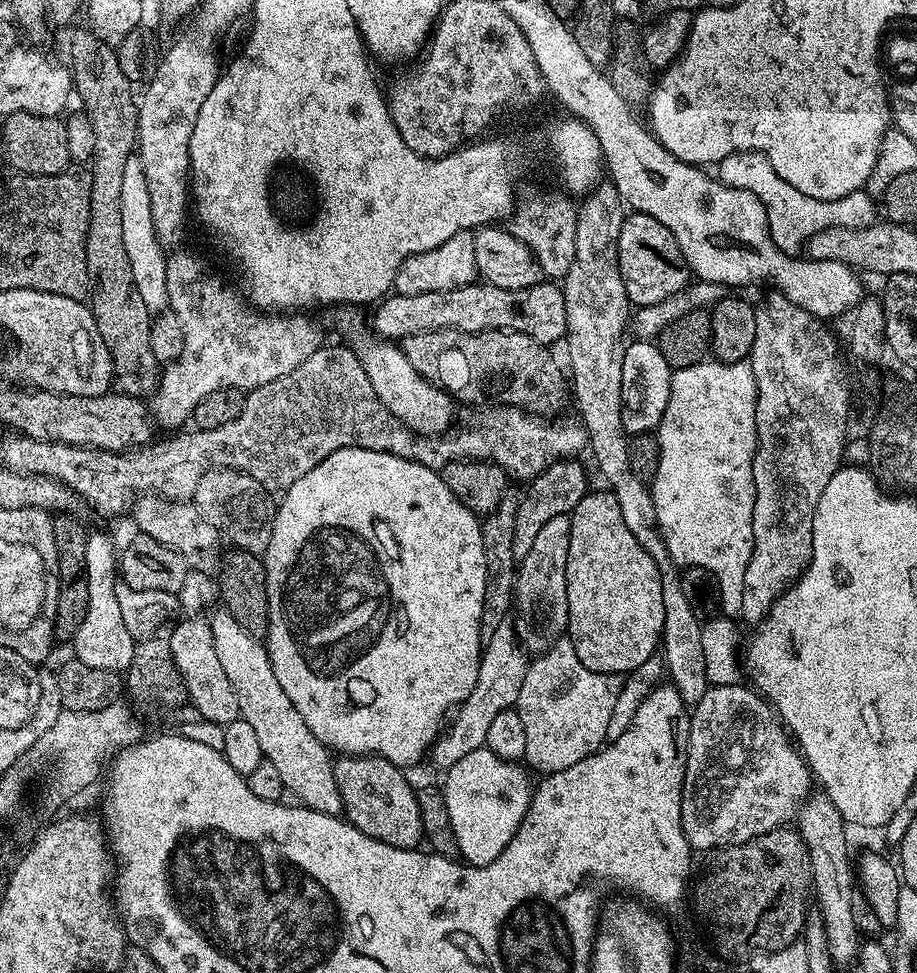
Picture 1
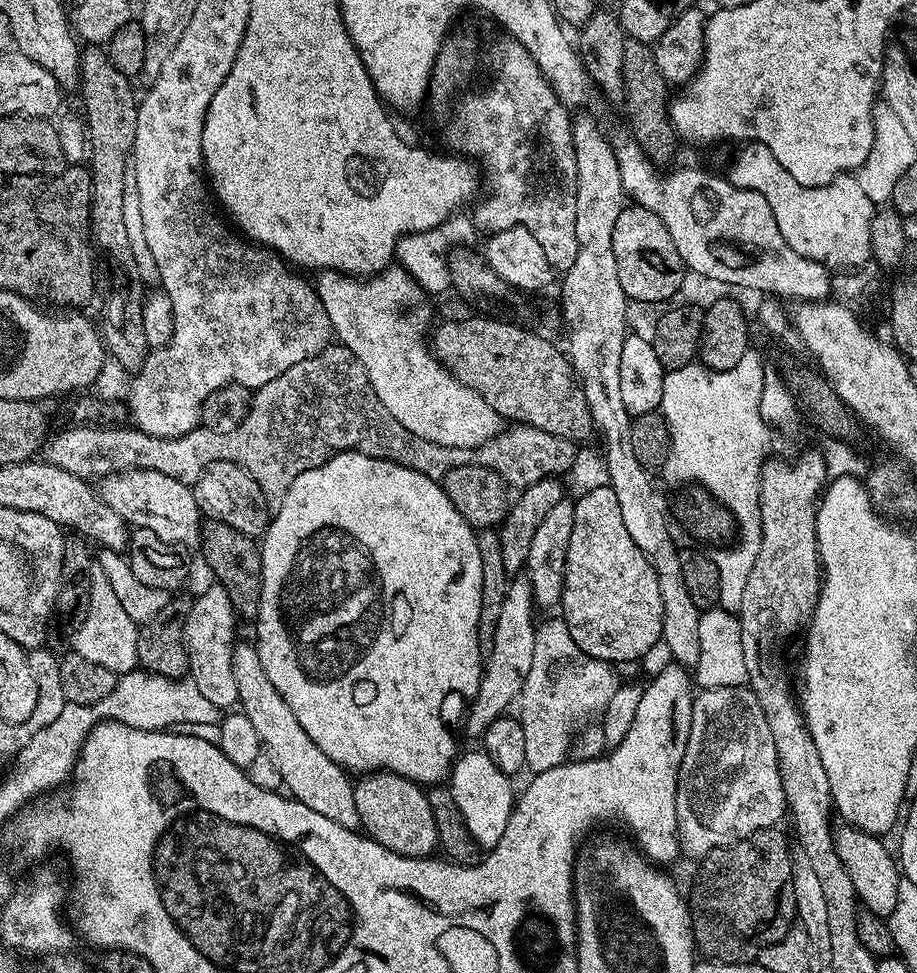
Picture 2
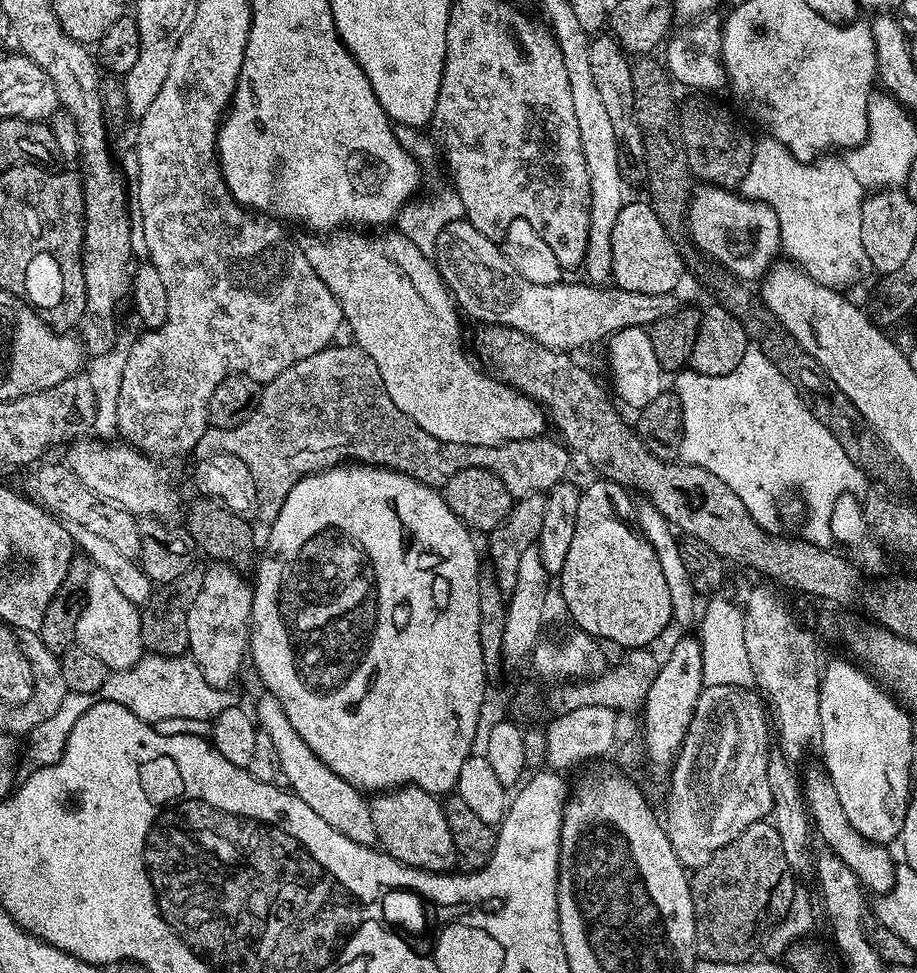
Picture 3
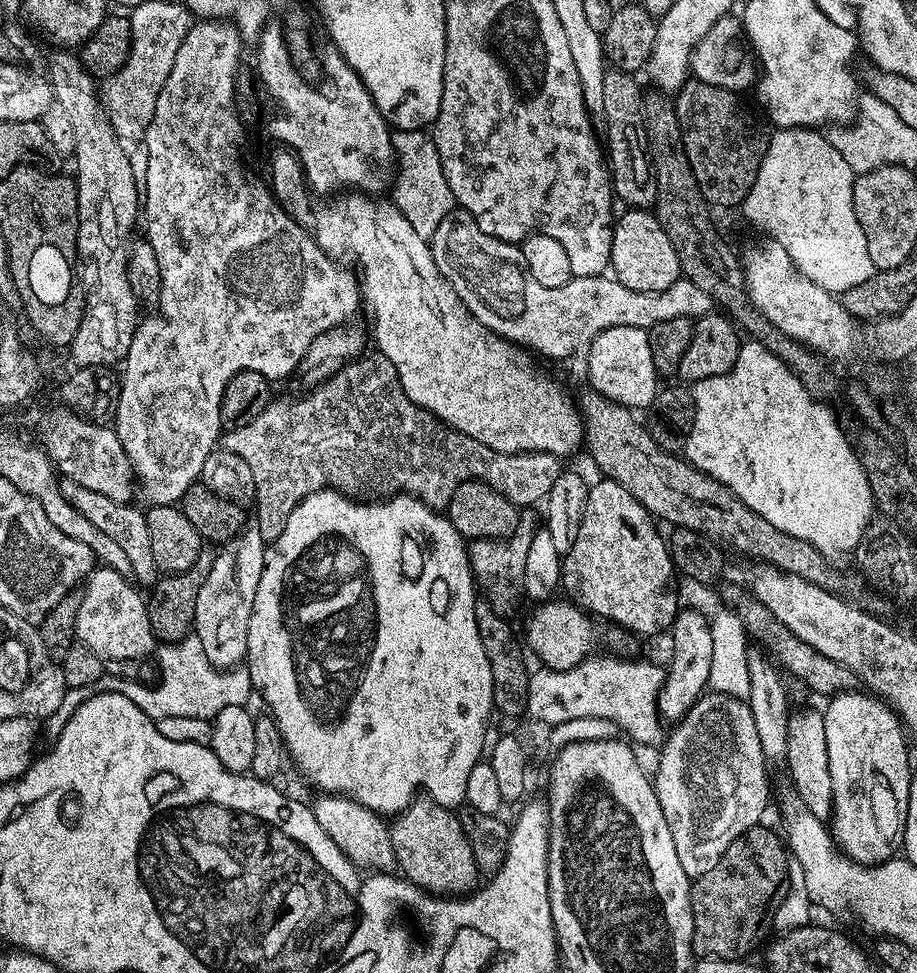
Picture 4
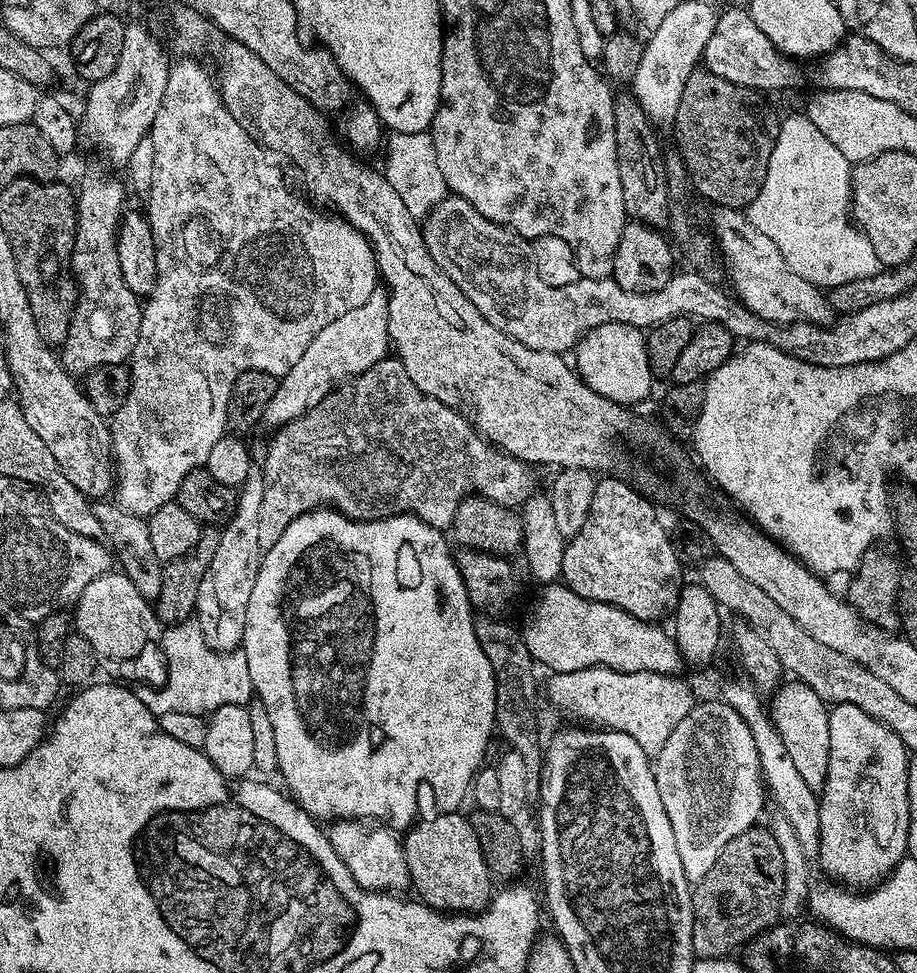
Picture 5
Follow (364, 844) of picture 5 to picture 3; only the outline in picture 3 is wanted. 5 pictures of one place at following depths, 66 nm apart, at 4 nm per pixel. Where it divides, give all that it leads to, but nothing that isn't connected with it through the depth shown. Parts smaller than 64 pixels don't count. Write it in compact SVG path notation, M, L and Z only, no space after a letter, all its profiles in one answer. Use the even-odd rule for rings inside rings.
M260 694L256 700L254 719L266 734L270 734L274 750L278 752L280 776L288 779L287 787L291 792L302 798L302 802L306 802L306 806L310 806L310 810L314 810L318 818L323 818L329 826L334 826L338 834L346 834L350 842L375 845L374 820L370 818L369 801L365 793L350 786L350 782L338 778L338 774L334 774L334 770L330 770L330 766L326 766L322 758L318 758L318 754L314 754L310 746L306 746L306 742L302 742L298 730L290 726L290 718L286 718L282 702L278 702L278 698L273 696Z

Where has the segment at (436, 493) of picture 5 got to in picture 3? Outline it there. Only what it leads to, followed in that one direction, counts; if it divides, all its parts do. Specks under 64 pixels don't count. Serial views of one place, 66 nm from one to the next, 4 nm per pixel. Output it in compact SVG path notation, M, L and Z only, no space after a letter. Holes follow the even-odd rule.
M329 346L321 352L310 354L294 366L282 370L273 380L263 385L258 402L258 410L242 422L242 426L234 426L230 430L209 428L204 431L200 441L196 443L194 452L197 457L208 456L212 452L234 454L246 462L250 469L250 478L254 478L256 487L256 507L258 516L271 526L282 510L282 502L294 490L294 486L303 476L311 476L313 472L324 472L327 468L343 466L349 462L374 464L393 472L401 472L418 482L428 484L437 490L443 489L444 483L458 470L467 468L485 468L498 478L502 478L502 486L510 490L513 498L529 496L543 492L547 494L554 485L561 483L568 472L568 456L570 452L559 439L536 437L533 440L519 440L509 444L500 444L497 448L479 448L465 444L444 444L438 438L426 434L394 402L390 402L390 394L386 394L382 378L378 374L378 366L369 356L355 346L336 348Z

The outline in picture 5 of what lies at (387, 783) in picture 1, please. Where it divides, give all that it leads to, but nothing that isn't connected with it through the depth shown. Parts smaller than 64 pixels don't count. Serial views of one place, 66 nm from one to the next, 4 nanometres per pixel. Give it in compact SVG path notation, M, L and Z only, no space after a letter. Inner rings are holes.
M440 812L429 820L417 819L403 833L406 870L410 870L411 891L421 904L429 904L439 912L471 914L483 912L494 895L493 877L486 866L478 834L470 826L468 816L459 812Z

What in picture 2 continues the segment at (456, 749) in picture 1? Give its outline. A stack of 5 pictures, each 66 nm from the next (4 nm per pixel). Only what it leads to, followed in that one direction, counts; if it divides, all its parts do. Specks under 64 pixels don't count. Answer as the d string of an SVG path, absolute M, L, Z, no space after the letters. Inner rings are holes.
M516 578L511 581L506 590L506 602L502 602L502 611L498 613L498 627L494 629L494 642L491 650L486 654L480 673L478 694L471 697L468 708L468 721L464 728L476 738L483 737L486 726L494 722L499 716L505 715L508 708L520 699L520 692L533 661L535 634L537 621L532 621L532 587L527 578Z

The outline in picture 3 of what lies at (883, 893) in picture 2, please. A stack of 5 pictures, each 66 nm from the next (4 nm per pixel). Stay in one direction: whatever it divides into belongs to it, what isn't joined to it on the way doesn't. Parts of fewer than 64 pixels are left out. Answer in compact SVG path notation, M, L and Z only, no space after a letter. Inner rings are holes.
M827 771L812 772L808 776L808 784L803 785L803 800L807 804L807 813L814 832L824 839L823 847L837 856L858 878L861 888L869 893L883 894L892 888L896 880L897 861L892 861L889 849L882 844L875 844L873 840L862 838L854 826L850 826L850 818L846 818L846 810L842 810L842 802L838 799L838 790L834 790L834 782L828 777Z

